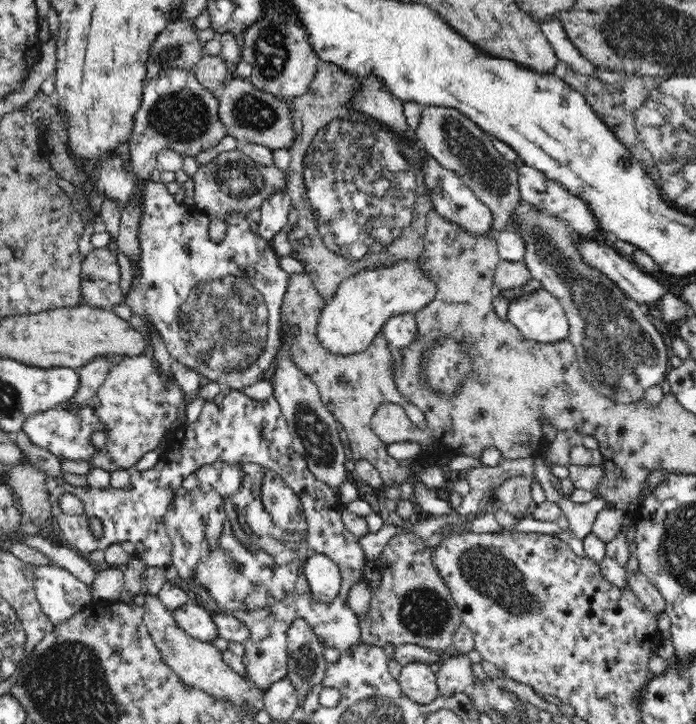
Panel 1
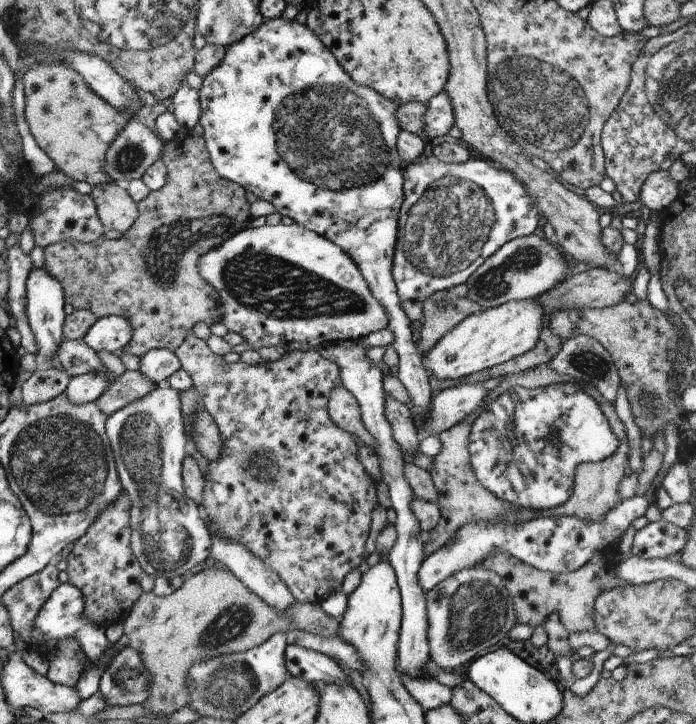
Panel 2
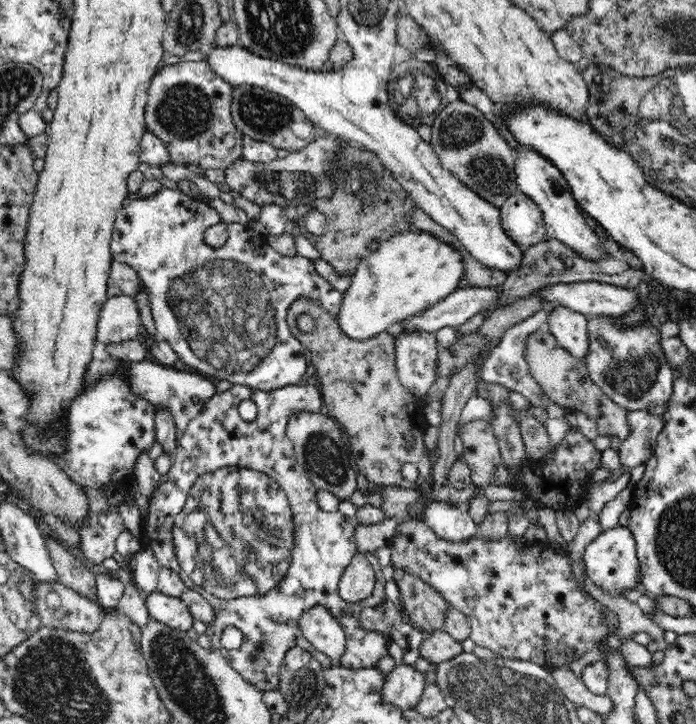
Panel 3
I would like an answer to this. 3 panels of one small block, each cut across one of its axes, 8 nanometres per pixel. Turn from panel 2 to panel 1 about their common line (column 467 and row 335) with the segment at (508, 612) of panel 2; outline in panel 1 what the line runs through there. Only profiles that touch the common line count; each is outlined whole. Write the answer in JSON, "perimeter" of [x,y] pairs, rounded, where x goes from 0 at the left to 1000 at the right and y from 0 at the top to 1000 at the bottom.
{"perimeter":[[[753,276],[736,291],[733,307],[749,318],[747,325],[759,337],[751,358],[754,366],[763,384],[776,388],[779,398],[797,409],[809,423],[818,445],[815,468],[826,478],[830,507],[842,528],[871,550],[891,558],[922,552],[928,539],[953,528],[960,508],[964,508],[960,478],[951,461],[937,448],[927,424],[899,409],[878,387],[838,360],[826,338],[829,326],[820,320],[813,307]]]}

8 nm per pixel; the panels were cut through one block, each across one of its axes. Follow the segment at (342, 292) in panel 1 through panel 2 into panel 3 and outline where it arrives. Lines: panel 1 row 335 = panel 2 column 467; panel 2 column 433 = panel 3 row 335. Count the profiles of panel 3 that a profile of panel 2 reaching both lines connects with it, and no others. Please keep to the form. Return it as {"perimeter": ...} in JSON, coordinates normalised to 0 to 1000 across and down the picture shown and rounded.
{"perimeter":[[[603,318],[575,319],[560,331],[522,356],[510,369],[503,387],[503,398],[491,405],[491,423],[486,428],[486,449],[503,467],[526,470],[542,461],[556,459],[563,450],[575,448],[582,439],[595,436],[641,412],[658,399],[658,390],[668,381],[667,355],[655,344],[655,334],[641,336],[621,322]]]}

